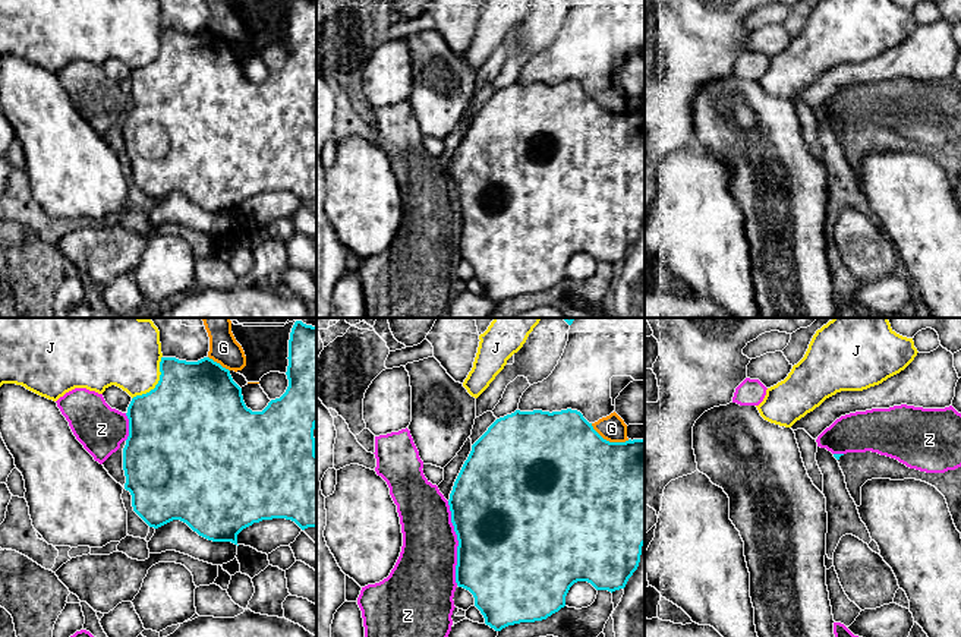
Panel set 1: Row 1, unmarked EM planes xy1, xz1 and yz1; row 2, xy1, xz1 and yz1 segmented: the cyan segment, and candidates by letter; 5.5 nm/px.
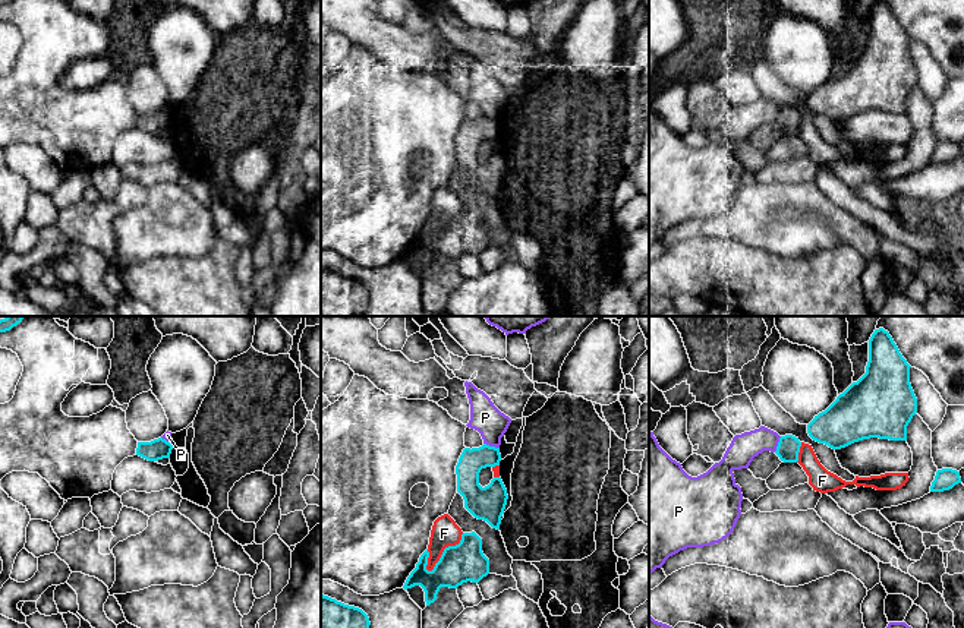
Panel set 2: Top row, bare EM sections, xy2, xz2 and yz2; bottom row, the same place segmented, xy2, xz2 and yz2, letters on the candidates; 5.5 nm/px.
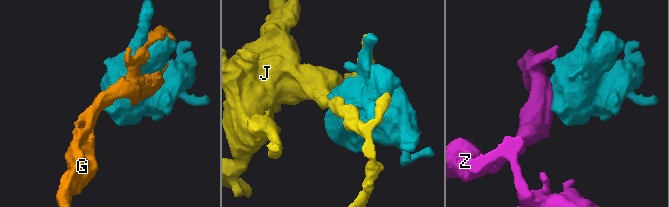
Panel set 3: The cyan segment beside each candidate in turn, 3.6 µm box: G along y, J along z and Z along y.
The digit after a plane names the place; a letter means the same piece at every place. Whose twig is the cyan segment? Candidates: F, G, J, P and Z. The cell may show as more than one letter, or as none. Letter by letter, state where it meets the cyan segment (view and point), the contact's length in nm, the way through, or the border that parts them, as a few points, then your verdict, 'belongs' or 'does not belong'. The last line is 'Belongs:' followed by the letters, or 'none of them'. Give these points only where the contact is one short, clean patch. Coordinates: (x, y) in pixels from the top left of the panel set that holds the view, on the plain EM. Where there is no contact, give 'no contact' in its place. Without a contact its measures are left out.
F: meets cyan in xz2 at (444, 223); contact 300 nm long; does not belong
G: meets cyan in xz1 at (608, 113); contact 240 nm long; does not belong
J: meets cyan in xy1 at (158, 54); contact 280 nm long; does not belong
P: meets cyan in xz2 at (491, 119); contact 90 nm long; border along xz2 (484, 114), (498, 120); does not belong
Z: meets cyan in xz1 at (459, 215); contact 460 nm long; belongs
Belongs: Z

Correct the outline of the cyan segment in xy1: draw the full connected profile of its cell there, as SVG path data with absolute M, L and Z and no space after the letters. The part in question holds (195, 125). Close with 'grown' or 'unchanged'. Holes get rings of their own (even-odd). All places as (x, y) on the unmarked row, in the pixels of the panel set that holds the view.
M292 0L287 31L286 64L262 83L252 83L230 42L212 31L161 29L155 60L133 69L127 79L129 108L123 120L125 161L132 167L133 183L149 199L180 192L208 212L234 217L243 201L262 192L292 192L302 202L316 199L316 0Z; unchanged

